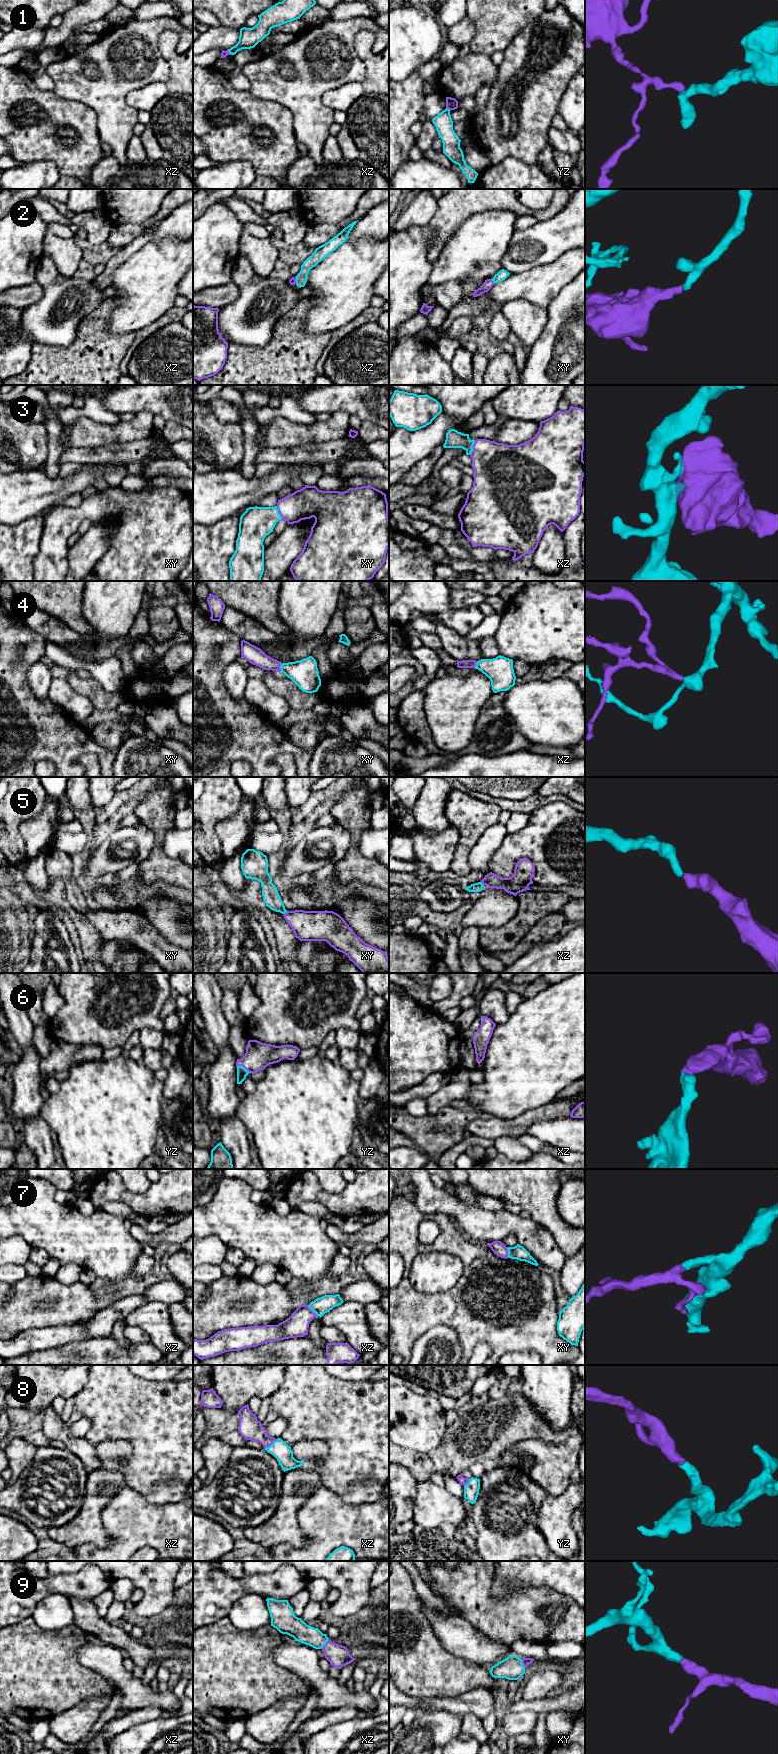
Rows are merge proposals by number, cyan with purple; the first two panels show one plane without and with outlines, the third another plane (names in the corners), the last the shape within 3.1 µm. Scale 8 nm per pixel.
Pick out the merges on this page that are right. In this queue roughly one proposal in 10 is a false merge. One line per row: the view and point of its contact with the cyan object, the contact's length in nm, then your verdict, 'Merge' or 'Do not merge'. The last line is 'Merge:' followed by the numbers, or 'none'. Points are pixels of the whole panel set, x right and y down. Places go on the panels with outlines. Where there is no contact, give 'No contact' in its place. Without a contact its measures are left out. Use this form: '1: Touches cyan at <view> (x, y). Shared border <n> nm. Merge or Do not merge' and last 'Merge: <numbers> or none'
1: Touches cyan at yz (448, 109). Shared border 50 nm. Do not merge
2: Touches cyan at xy (493, 281). Shared border 40 nm. Merge
3: Touches cyan at xz (472, 447). Shared border 130 nm. Merge
4: Touches cyan at xy (280, 667). Shared border 70 nm. Merge
5: Touches cyan at xy (285, 912). Shared border 40 nm. Merge
6: Touches cyan at yz (243, 1067). Shared border 130 nm. Merge
7: Touches cyan at xz (312, 1310). Shared border 120 nm. Merge
8: Touches cyan at xz (272, 1444). Shared border 130 nm. Merge
9: Touches cyan at xz (324, 1644). Shared border 100 nm. Merge
Merge: 2, 3, 4, 5, 6, 7, 8, 9

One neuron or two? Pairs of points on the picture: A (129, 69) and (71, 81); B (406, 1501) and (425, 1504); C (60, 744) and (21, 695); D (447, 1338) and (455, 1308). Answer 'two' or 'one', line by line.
A: one
B: two
C: one
D: two

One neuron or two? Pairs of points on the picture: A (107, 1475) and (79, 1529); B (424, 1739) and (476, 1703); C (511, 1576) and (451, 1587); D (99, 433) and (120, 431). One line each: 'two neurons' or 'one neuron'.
A: one neuron
B: two neurons
C: two neurons
D: one neuron

